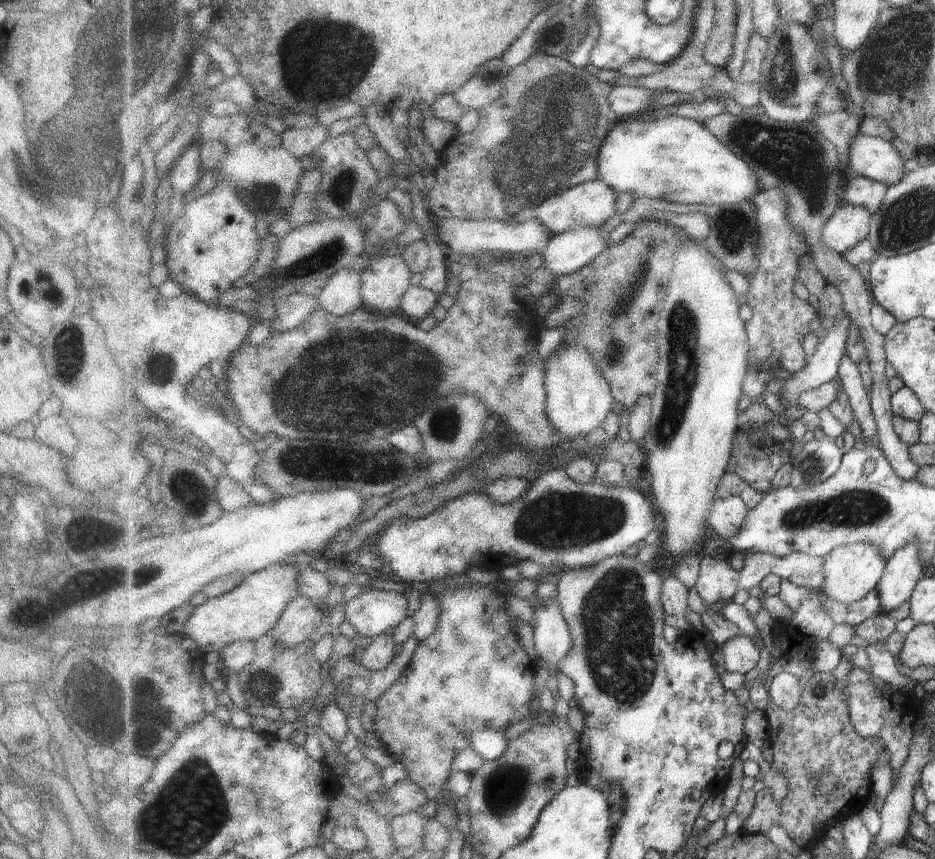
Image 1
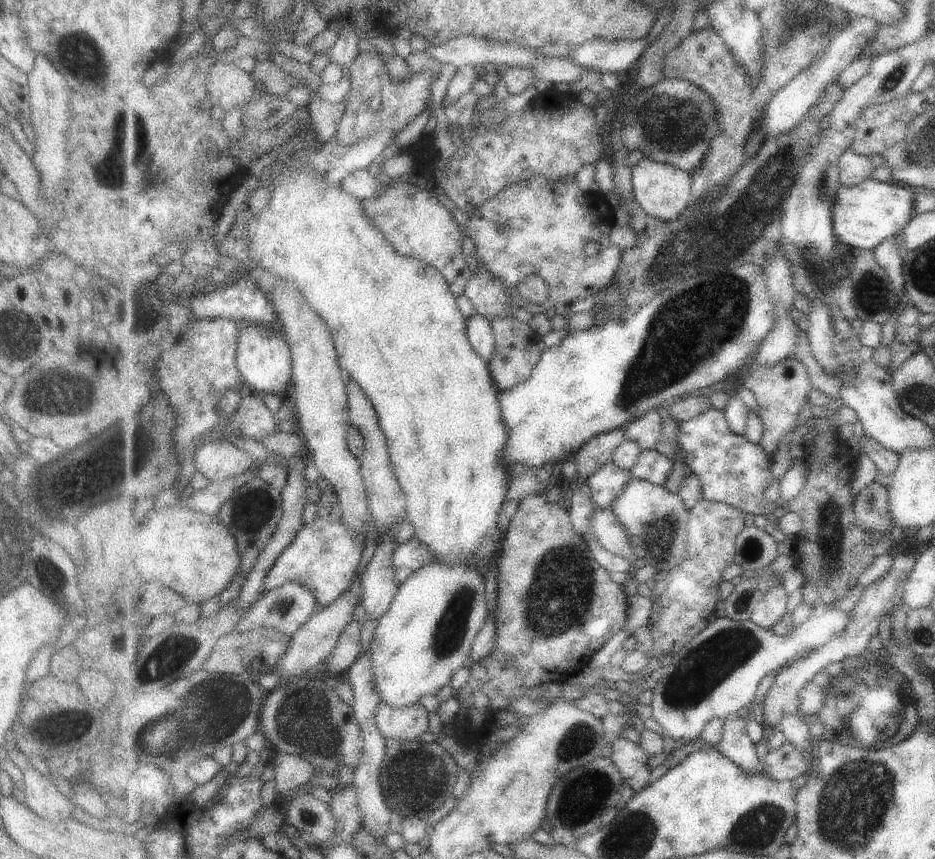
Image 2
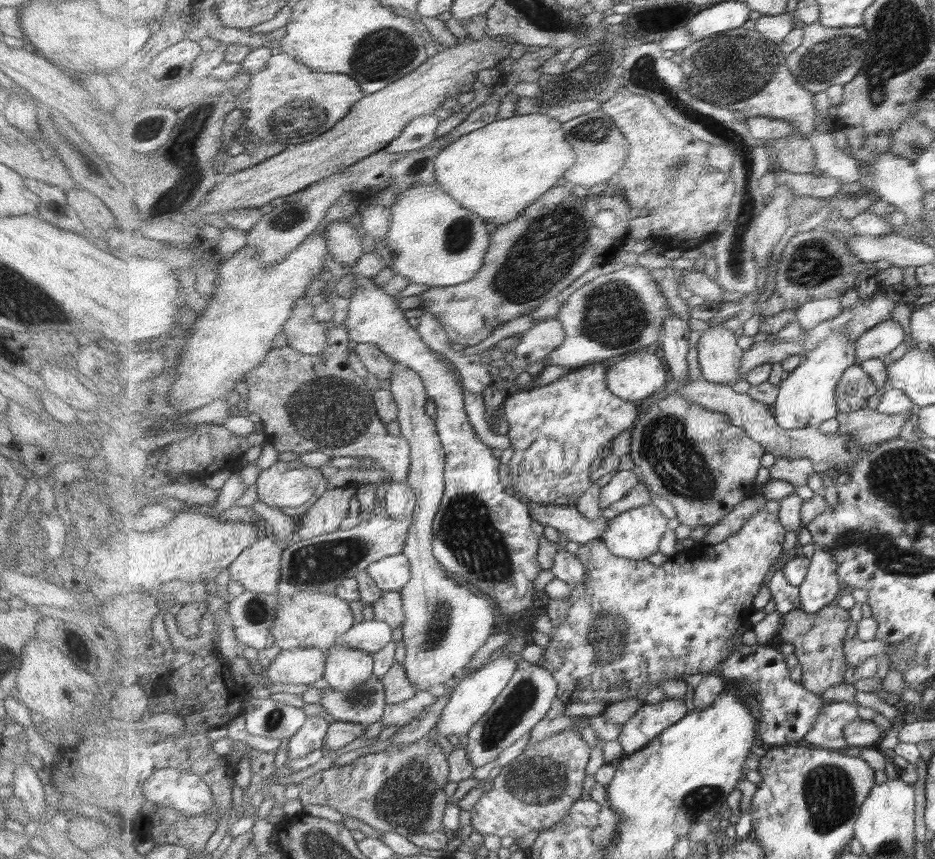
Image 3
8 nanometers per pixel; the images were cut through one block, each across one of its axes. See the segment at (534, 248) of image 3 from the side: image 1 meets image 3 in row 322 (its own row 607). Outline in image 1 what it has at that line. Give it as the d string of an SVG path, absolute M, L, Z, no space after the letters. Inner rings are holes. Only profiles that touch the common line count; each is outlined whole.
M463 584L462 586L448 586L441 589L437 594L440 598L440 607L443 607L441 613L439 628L432 634L431 637L420 641L415 653L412 655L409 666L400 674L400 677L376 700L377 716L375 716L375 732L383 741L387 750L391 750L393 756L403 763L410 772L411 780L416 782L432 796L440 798L441 792L447 789L447 780L449 780L450 772L452 771L453 763L456 762L457 756L465 749L470 748L469 736L473 732L477 732L477 728L498 729L513 728L513 724L521 724L521 720L525 720L525 716L529 712L533 712L533 693L535 690L535 673L538 671L534 660L529 658L529 654L523 650L523 646L519 643L519 638L513 632L511 624L515 620L508 615L508 605L506 597L501 596L495 591L495 587L480 586L479 584Z

